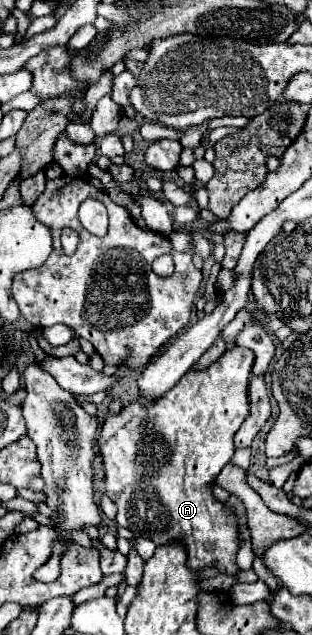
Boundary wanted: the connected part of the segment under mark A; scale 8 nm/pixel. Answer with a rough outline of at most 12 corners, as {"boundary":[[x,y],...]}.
{"boundary":[[239,346],[97,436],[117,524],[237,574]]}

